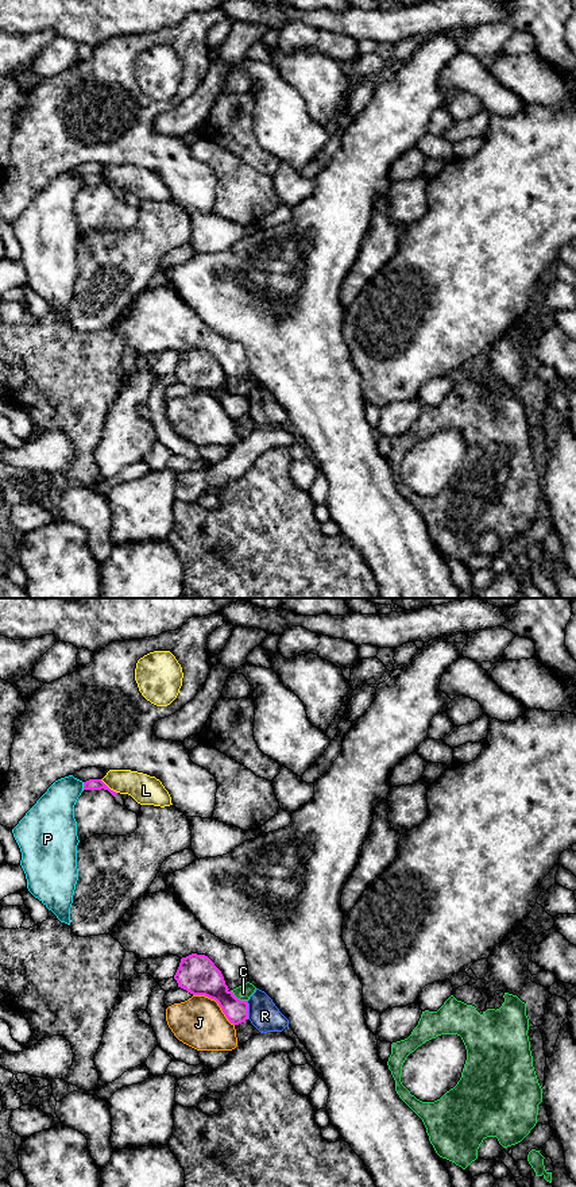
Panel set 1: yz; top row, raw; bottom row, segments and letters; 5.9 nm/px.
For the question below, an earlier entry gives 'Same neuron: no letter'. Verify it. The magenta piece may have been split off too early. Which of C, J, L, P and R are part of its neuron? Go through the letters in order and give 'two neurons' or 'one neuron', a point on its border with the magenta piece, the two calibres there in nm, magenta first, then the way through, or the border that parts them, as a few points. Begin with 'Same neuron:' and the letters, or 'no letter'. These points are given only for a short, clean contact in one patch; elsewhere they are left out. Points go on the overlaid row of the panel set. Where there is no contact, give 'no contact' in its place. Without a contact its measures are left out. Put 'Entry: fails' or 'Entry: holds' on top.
Entry: holds
Same neuron: no letter
C: two neurons | yz (236, 998) | 220/90 nm | along yz (231, 990), (238, 998), (246, 1001)
J: two neurons | yz (216, 1001) | 240/300 nm
L: two neurons | yz (107, 786) | 60/180 nm
P: two neurons | yz (84, 786) | 60/260 nm
R: two neurons | yz (247, 1010) | 150/180 nm

